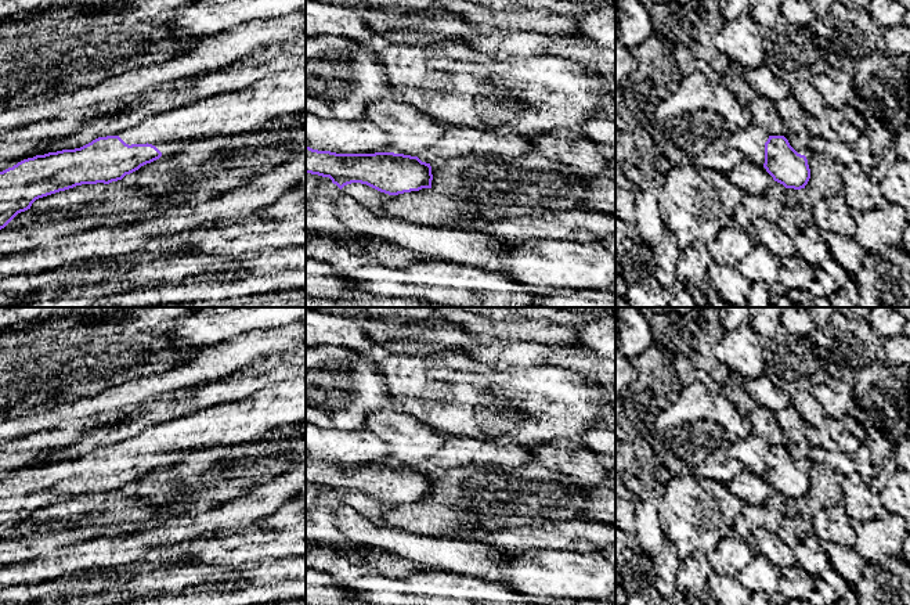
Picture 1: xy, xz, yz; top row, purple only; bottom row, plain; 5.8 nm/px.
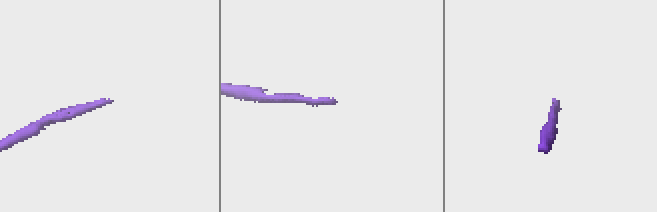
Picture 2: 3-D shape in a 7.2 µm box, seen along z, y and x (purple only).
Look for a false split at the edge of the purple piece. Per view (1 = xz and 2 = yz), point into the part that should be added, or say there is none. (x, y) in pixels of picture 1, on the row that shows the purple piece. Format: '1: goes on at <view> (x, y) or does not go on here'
1: does not go on here
2: does not go on here

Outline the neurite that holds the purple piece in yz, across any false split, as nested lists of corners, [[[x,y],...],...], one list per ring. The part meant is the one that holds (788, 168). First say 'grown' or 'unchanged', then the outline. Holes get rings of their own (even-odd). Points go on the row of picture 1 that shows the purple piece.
unchanged; [[[769,136],[765,143],[763,168],[786,188],[805,188],[810,179],[806,156],[798,154],[784,136]]]

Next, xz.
unchanged; [[[306,147],[306,173],[329,177],[340,190],[351,183],[398,195],[431,188],[431,166],[418,156],[375,152],[336,154]]]

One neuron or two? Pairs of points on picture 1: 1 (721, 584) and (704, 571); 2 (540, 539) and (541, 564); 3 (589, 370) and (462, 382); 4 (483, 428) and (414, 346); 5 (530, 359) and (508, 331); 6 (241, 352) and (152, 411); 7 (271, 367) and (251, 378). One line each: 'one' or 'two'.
1: two
2: two
3: two
4: two
5: two
6: two
7: one

